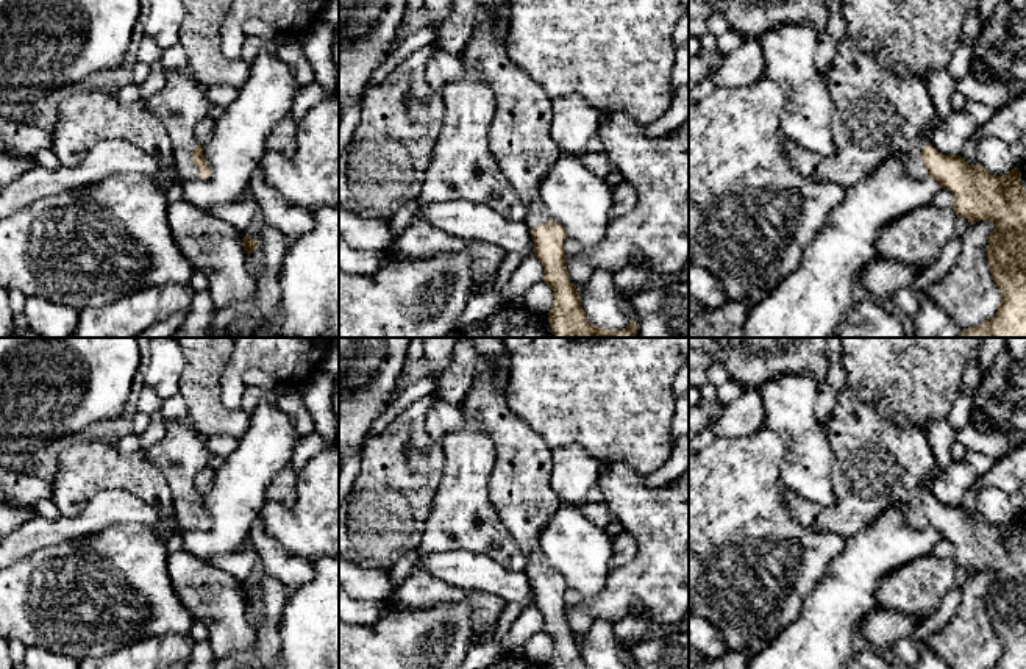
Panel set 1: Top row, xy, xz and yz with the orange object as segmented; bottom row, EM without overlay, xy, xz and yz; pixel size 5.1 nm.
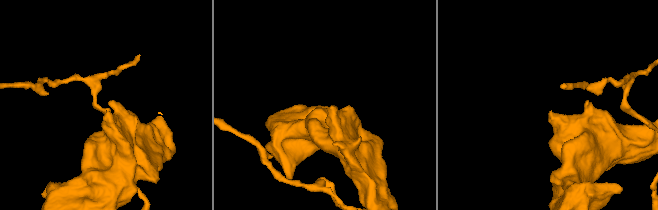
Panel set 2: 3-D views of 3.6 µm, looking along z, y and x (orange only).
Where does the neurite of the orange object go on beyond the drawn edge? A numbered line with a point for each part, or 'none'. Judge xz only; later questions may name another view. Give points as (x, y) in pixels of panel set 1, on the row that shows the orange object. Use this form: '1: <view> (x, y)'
1: xz (519, 136)

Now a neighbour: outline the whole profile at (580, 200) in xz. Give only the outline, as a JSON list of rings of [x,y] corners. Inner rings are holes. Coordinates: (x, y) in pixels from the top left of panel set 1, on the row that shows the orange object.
[[[562,153],[542,180],[540,197],[553,220],[584,249],[597,245],[609,225],[612,188],[578,155]]]

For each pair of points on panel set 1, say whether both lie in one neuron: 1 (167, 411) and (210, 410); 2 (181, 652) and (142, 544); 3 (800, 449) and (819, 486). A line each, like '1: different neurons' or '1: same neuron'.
1: different neurons
2: different neurons
3: same neuron

